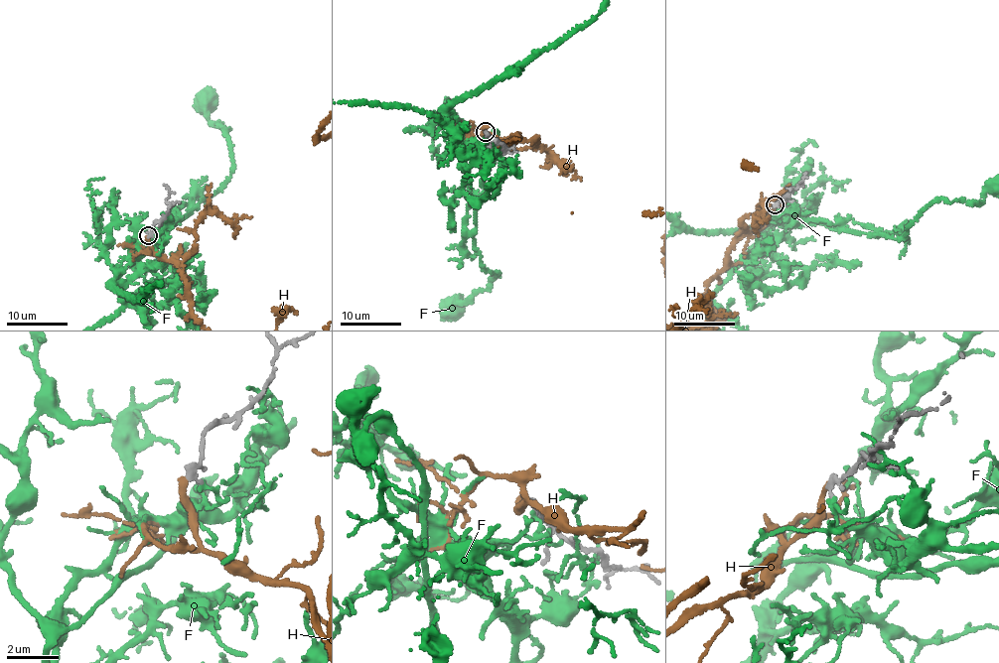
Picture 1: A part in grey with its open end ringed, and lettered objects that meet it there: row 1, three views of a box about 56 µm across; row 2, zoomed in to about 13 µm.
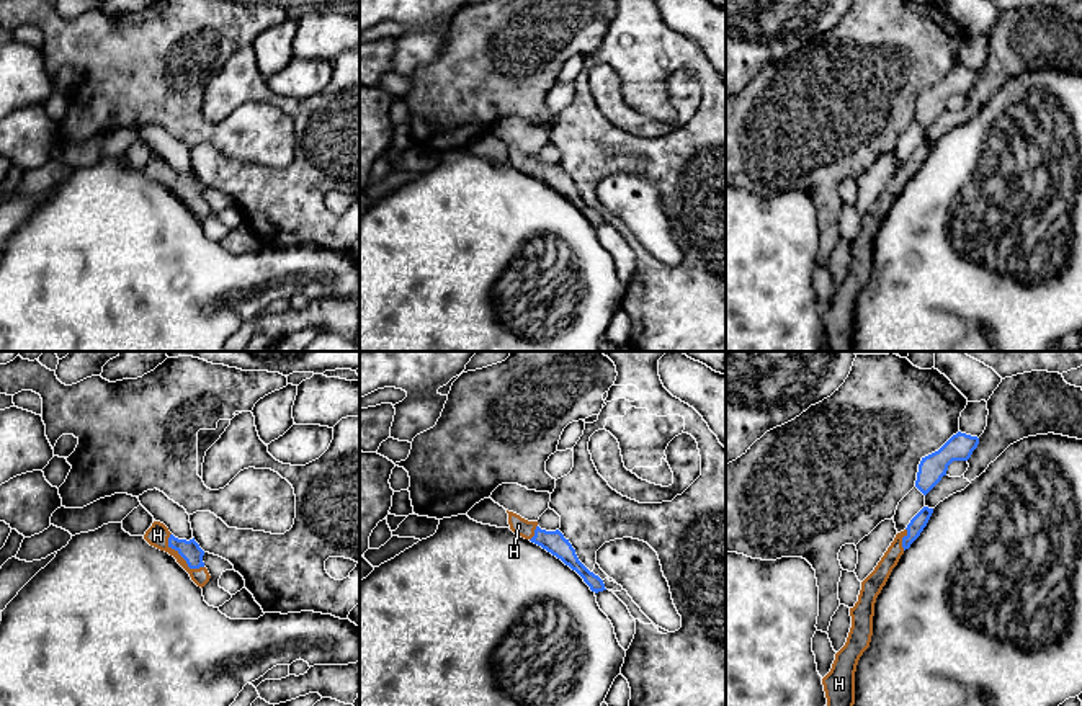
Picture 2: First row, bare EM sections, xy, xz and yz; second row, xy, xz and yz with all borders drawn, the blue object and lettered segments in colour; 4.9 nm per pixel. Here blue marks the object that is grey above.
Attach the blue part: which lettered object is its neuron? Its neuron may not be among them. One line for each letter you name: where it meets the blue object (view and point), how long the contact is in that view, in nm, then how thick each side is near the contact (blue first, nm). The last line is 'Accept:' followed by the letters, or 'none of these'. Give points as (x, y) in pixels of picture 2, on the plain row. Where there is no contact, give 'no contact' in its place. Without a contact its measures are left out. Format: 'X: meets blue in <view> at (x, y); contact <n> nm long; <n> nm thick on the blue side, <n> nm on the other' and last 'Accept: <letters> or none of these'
H: meets blue in xy at (182, 190); contact 240 nm long; 100 nm thick on the blue side, 110 nm on the other
Accept: H

